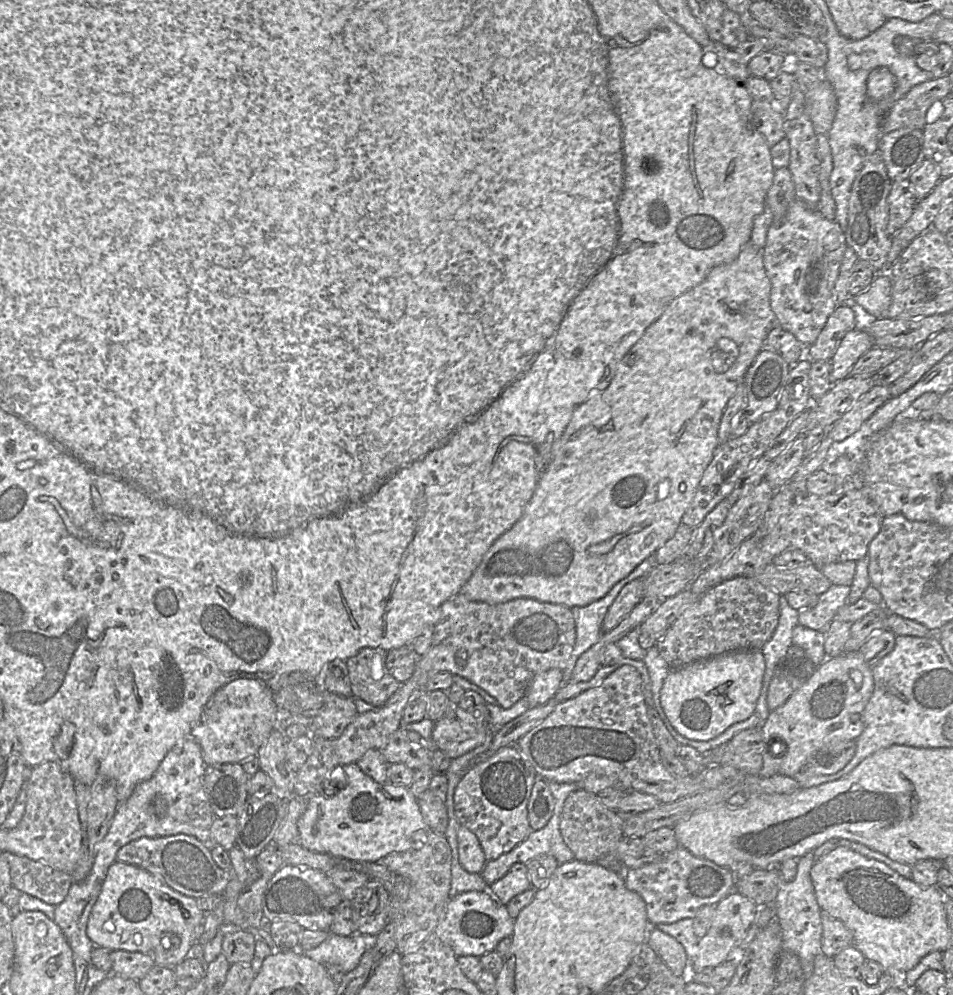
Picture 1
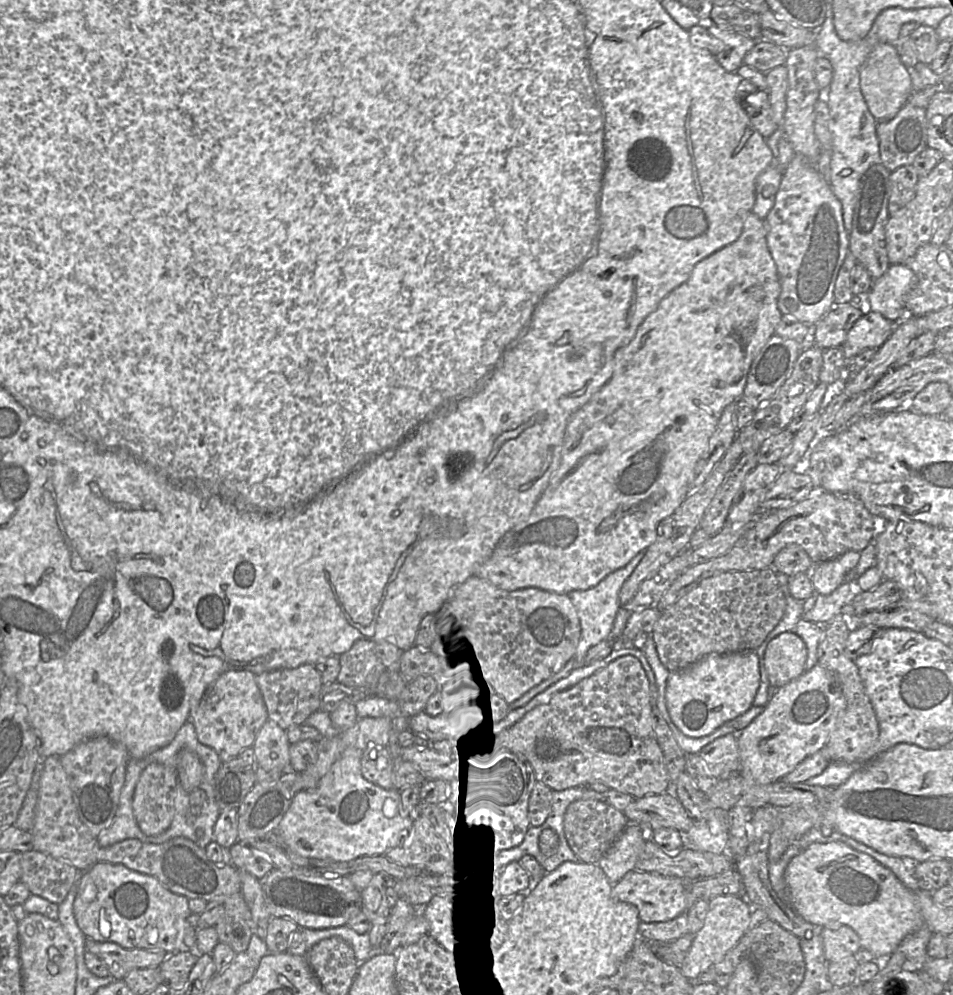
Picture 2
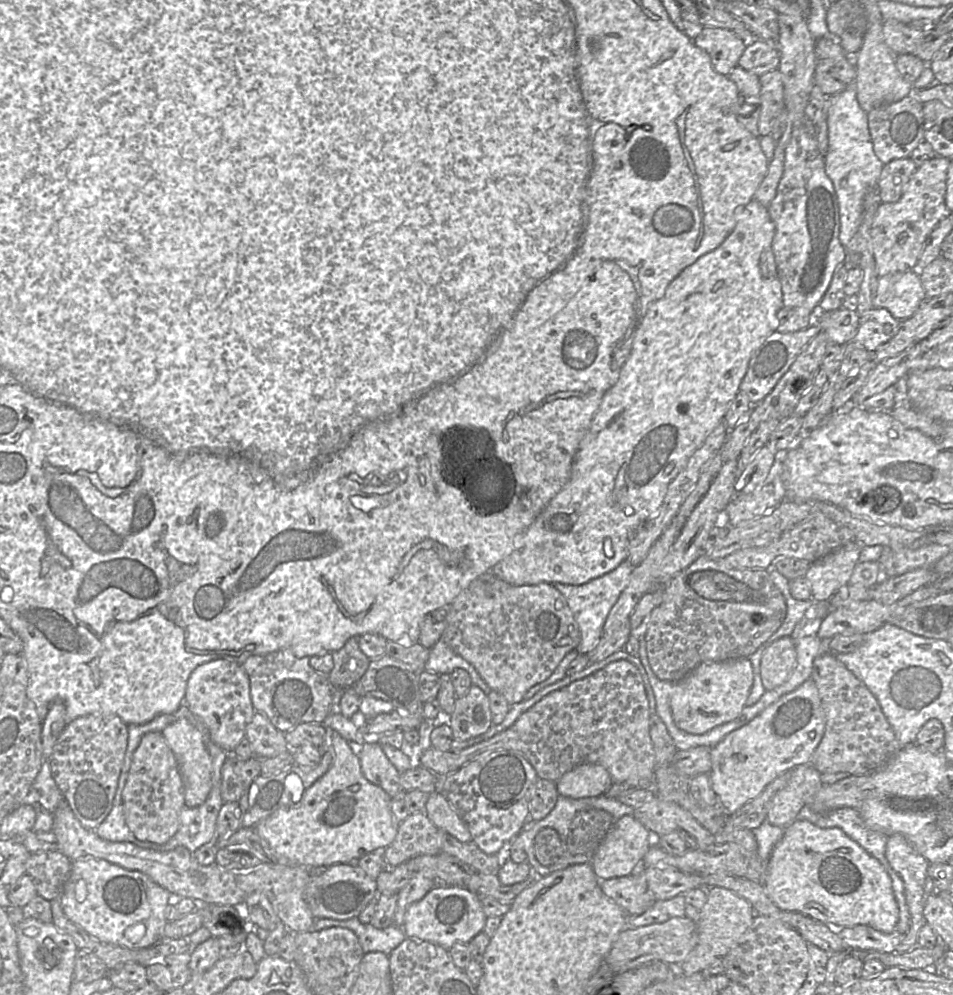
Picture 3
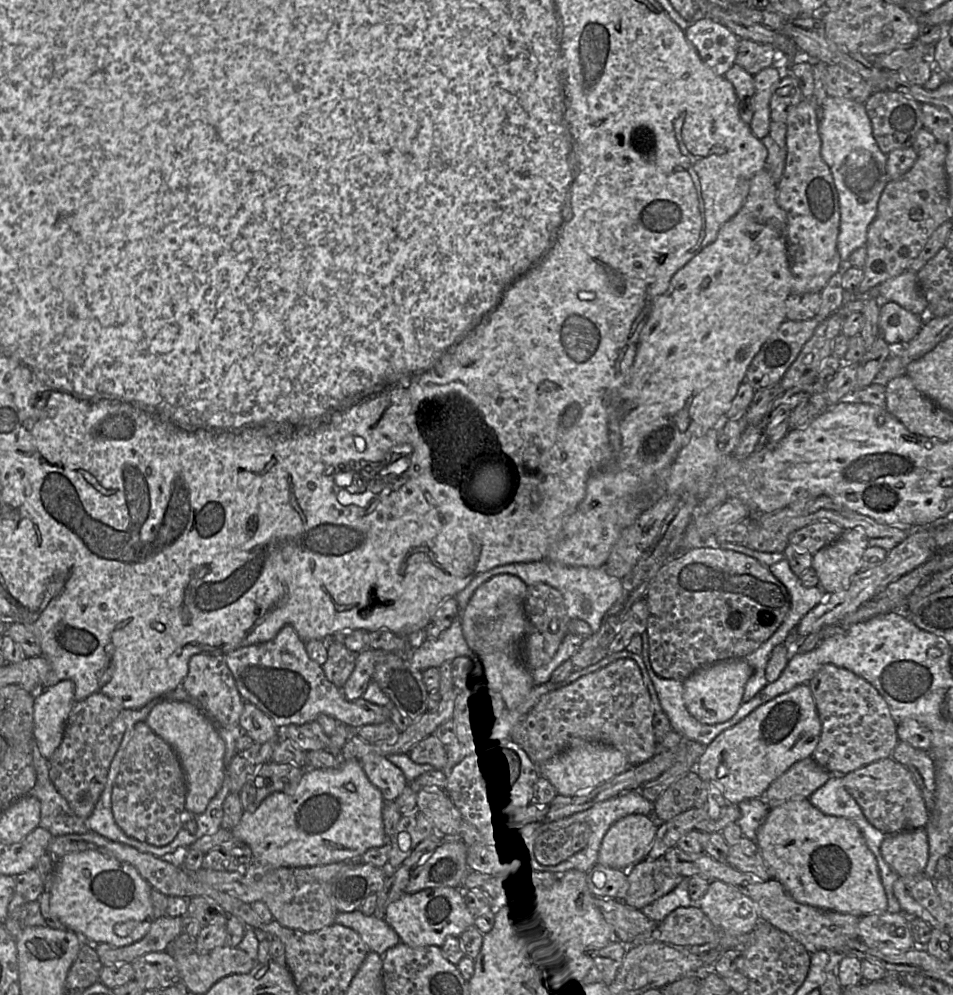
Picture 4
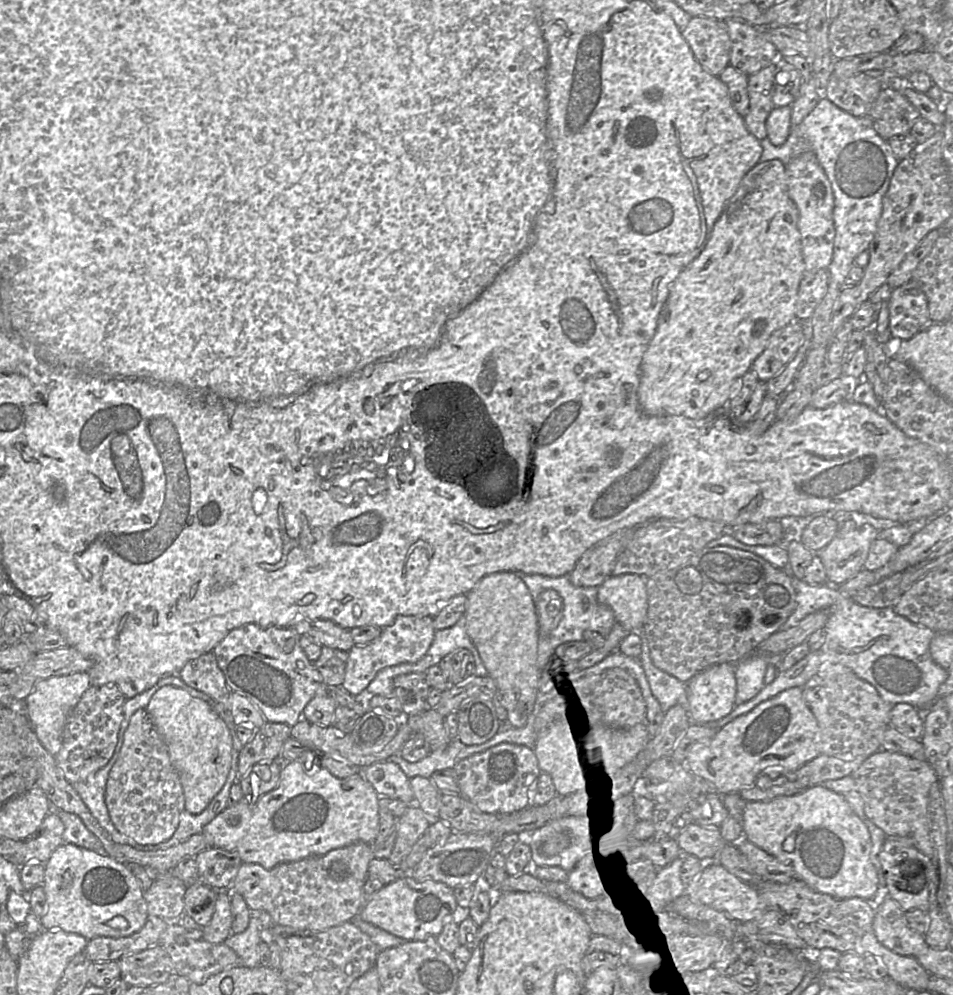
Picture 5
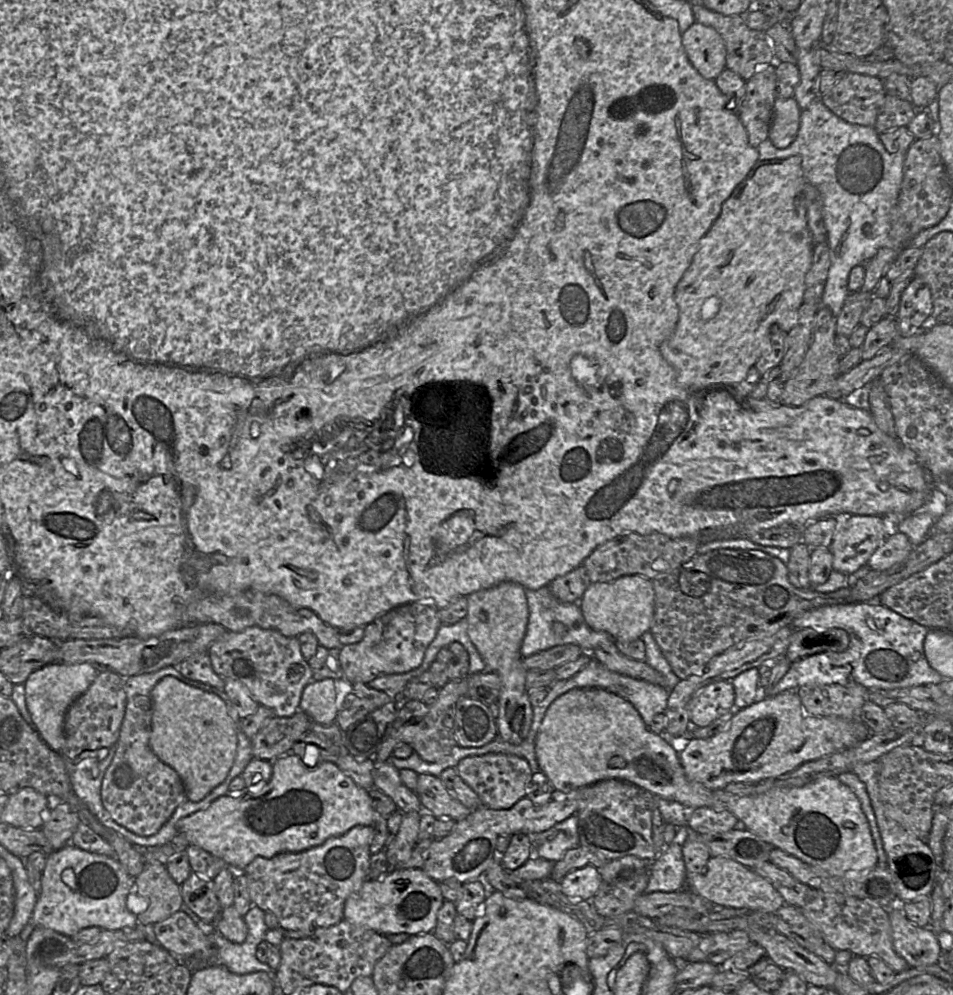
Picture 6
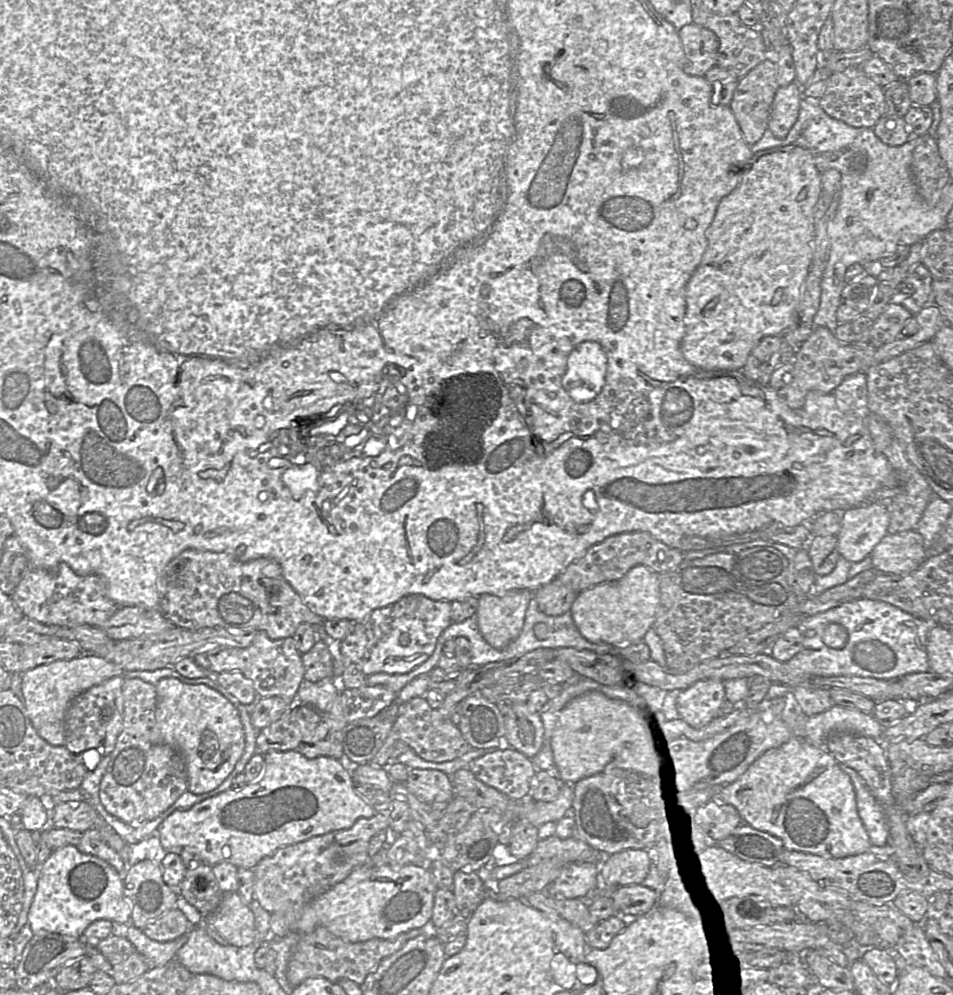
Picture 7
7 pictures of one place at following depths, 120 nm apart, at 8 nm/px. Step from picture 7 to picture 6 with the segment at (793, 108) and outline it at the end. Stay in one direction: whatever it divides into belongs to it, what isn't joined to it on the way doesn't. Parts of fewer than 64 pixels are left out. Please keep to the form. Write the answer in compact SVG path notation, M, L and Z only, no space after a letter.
M776 97L768 137L776 148L786 148L795 140L801 111L794 97Z

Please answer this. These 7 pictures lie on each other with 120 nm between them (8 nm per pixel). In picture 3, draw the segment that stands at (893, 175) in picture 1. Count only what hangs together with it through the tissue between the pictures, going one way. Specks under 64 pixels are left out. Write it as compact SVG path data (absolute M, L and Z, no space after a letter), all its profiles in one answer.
M913 96L881 105L867 113L868 126L876 156L883 164L894 159L910 157L912 151L924 139L923 104Z

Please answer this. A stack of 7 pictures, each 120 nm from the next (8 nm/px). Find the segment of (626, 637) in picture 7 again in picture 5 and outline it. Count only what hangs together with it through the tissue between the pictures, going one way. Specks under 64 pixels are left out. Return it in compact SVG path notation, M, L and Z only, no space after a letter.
M635 574L610 576L599 587L598 601L608 605L614 612L616 623L628 632L642 631L646 621L648 601L646 580Z

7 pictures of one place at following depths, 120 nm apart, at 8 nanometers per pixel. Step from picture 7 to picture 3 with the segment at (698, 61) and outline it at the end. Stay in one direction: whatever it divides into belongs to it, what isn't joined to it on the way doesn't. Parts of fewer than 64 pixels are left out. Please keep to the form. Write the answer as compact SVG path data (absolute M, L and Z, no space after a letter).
M707 26L703 27L693 43L710 56L716 72L728 76L738 65L749 42L727 29Z

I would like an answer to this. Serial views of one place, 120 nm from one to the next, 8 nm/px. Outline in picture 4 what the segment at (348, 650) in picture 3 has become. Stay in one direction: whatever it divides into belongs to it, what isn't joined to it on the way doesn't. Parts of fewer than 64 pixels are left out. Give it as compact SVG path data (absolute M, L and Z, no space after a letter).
M329 639L327 660L322 665L325 676L337 688L342 689L355 667L358 652L349 650L341 641Z

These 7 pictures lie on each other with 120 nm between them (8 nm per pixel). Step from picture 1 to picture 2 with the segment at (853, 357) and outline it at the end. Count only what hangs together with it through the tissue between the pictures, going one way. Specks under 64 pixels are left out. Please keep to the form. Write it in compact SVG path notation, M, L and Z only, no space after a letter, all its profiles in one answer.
M870 310L849 330L842 345L844 357L849 359L866 349L880 348L891 335L895 324L880 313Z

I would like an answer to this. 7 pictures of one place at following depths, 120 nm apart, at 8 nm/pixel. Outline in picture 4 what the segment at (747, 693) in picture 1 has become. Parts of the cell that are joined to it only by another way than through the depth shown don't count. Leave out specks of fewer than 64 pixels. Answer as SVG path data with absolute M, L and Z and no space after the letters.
M732 659L704 666L683 683L683 701L687 711L702 724L718 724L734 716L742 703L747 680L753 673L745 659Z

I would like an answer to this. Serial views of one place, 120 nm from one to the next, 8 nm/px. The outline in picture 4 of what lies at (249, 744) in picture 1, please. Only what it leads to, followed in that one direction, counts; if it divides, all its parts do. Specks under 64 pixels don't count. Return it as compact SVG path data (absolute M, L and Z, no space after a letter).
M200 653L190 657L188 673L181 685L217 723L227 729L237 729L244 700L239 694L233 675L226 664L225 655Z

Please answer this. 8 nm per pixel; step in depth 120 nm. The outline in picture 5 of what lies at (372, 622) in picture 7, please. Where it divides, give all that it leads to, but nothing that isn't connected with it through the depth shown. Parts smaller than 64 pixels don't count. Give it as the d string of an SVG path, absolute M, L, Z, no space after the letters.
M399 615L388 626L382 628L381 634L366 645L355 645L348 651L343 688L354 696L366 696L366 689L377 673L387 667L415 663L419 661L431 646L435 628L434 616Z

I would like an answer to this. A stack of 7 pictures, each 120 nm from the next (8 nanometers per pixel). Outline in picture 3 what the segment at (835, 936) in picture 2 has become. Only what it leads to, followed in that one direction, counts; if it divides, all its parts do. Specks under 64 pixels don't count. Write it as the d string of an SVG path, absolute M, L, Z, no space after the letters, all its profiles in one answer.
M867 925L845 927L837 932L849 950L892 953L902 940L902 934L896 929L890 933L884 933Z

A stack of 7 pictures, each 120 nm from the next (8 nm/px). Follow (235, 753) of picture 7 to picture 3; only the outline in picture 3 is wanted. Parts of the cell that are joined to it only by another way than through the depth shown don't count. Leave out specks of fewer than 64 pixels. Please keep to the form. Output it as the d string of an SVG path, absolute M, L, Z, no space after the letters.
M181 718L166 726L161 734L177 759L184 786L185 805L190 808L202 805L212 787L212 758L202 733L188 719Z

